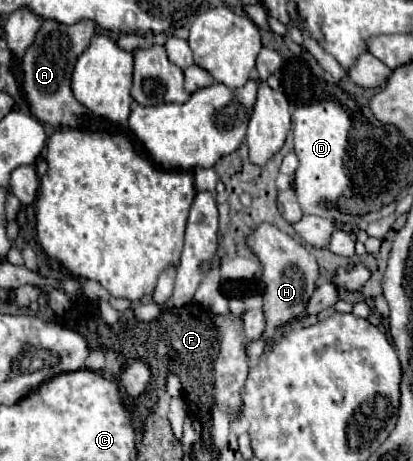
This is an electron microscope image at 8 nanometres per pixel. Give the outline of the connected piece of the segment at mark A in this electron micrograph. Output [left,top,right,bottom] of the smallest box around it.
[23,19,97,127]

